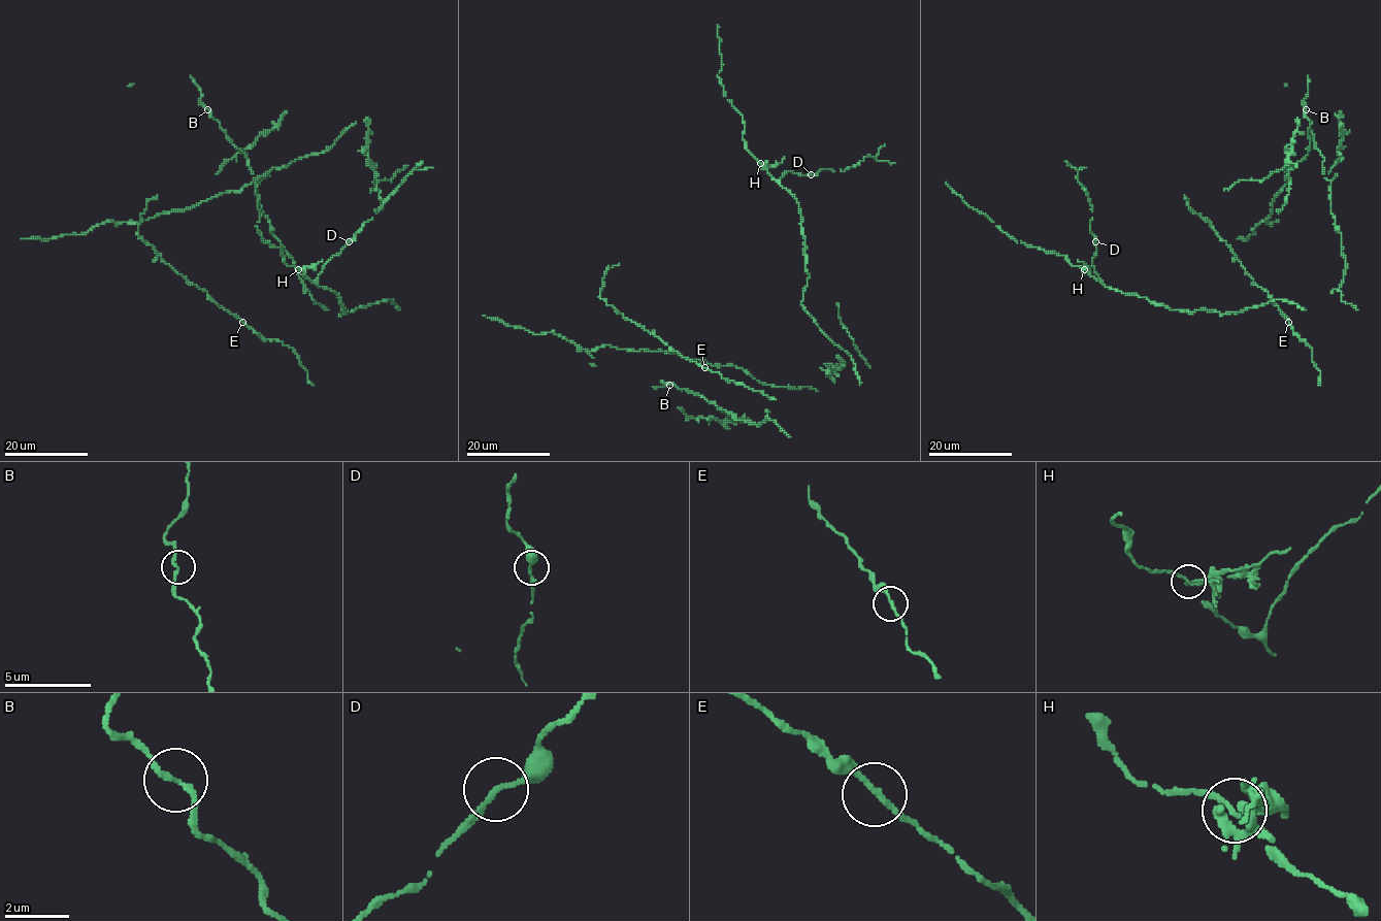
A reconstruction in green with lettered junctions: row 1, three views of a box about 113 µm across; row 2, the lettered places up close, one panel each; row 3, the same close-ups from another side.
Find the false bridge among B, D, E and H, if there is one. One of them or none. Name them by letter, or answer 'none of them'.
H

